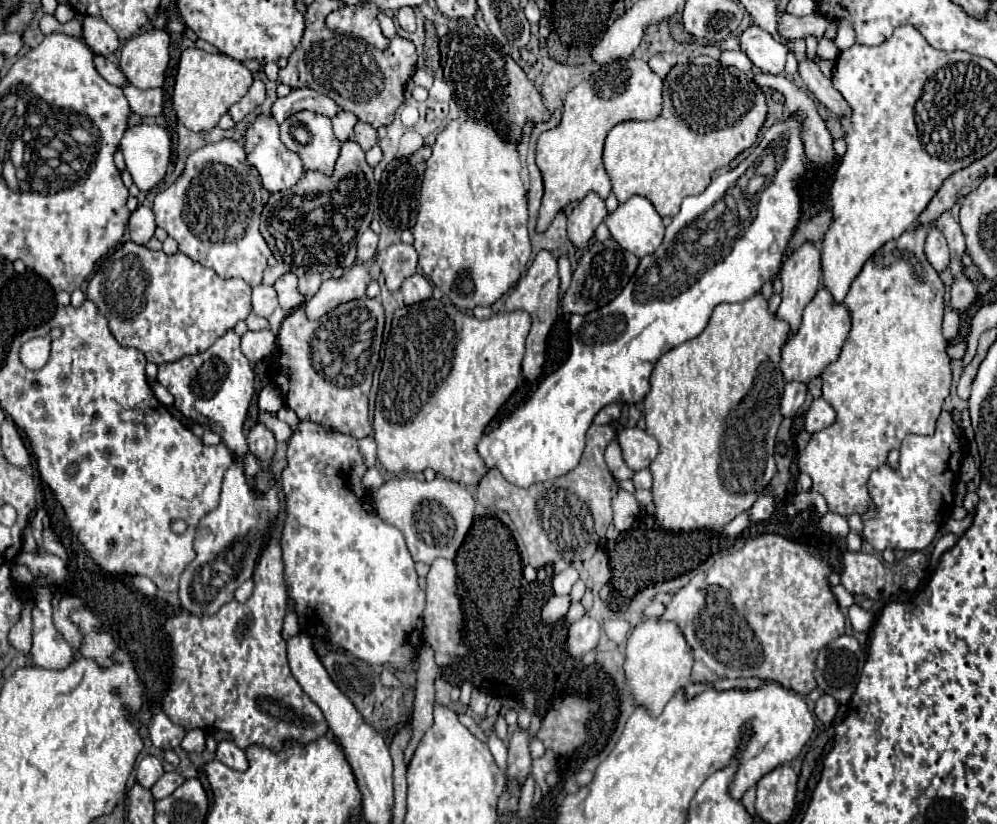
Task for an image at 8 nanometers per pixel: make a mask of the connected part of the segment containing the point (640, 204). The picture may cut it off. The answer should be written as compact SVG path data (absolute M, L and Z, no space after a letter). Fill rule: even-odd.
M631 196L627 202L619 204L617 210L607 214L605 224L611 238L637 258L653 254L665 232L661 216L643 196Z

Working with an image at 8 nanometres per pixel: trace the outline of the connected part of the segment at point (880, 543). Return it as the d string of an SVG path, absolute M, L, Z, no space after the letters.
M941 410L941 416L937 418L937 428L933 436L907 436L901 444L901 458L899 458L899 468L893 468L889 464L879 466L877 470L871 472L869 482L867 482L867 490L871 494L871 502L873 506L863 514L863 538L875 548L875 550L923 550L927 548L941 522L939 516L945 516L945 512L949 510L949 506L953 504L953 480L959 474L961 468L961 458L963 458L963 444L961 444L963 432L961 428L955 424L953 416L947 410Z

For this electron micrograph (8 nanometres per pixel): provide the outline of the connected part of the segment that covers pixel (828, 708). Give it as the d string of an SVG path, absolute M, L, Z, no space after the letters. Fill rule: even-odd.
M823 694L817 702L815 702L815 716L823 722L823 724L831 724L833 718L837 716L839 710L839 702L835 698L831 698L829 694Z

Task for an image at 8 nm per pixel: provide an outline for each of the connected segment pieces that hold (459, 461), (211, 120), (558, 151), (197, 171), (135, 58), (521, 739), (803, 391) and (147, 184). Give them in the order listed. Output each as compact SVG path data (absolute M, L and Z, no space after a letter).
M431 298L395 310L389 340L385 344L373 420L379 464L389 472L423 472L425 468L433 468L439 476L463 486L479 484L487 474L487 468L479 454L475 454L475 442L479 442L485 426L519 384L529 330L531 316L525 310L497 312L491 318L479 320L469 312L457 310L447 298Z
M197 48L183 50L173 88L173 108L177 120L193 132L213 130L219 118L229 110L229 106L233 106L247 94L251 82L253 74L249 72L249 68L225 54L209 54Z
M627 58L627 60L611 62L609 74L579 82L567 94L561 122L553 130L545 130L537 140L535 162L537 162L537 166L541 170L541 178L543 178L543 200L541 200L541 210L539 210L539 218L537 218L537 232L545 232L549 228L549 224L553 222L553 218L567 204L583 200L585 194L591 190L597 192L603 200L607 198L607 194L611 192L611 180L609 180L609 174L603 166L603 142L615 124L629 122L629 120L645 122L645 120L657 118L659 110L661 110L661 102L663 102L661 100L661 88L663 88L663 80L657 74L653 74L643 60Z
M221 140L207 144L189 156L185 172L179 176L179 180L171 188L157 194L153 212L157 226L177 240L179 252L195 262L201 262L205 268L213 268L221 278L243 278L249 286L257 286L263 280L267 258L271 256L267 242L259 234L259 216L267 198L269 192L263 190L257 170L247 166L243 146L233 140Z
M147 30L135 40L127 40L121 50L121 70L137 88L157 88L165 82L169 64L167 30Z
M533 716L529 730L519 730L511 736L509 742L509 760L507 760L507 774L517 776L521 782L525 780L527 772L531 770L531 756L529 756L529 740L541 728L541 716Z
M789 382L785 384L785 394L783 394L783 402L781 402L781 416L783 418L791 418L797 414L797 410L803 406L807 396L807 386L801 382Z
M153 124L129 128L121 138L119 150L125 156L129 174L141 192L153 190L167 172L171 162L169 134Z

